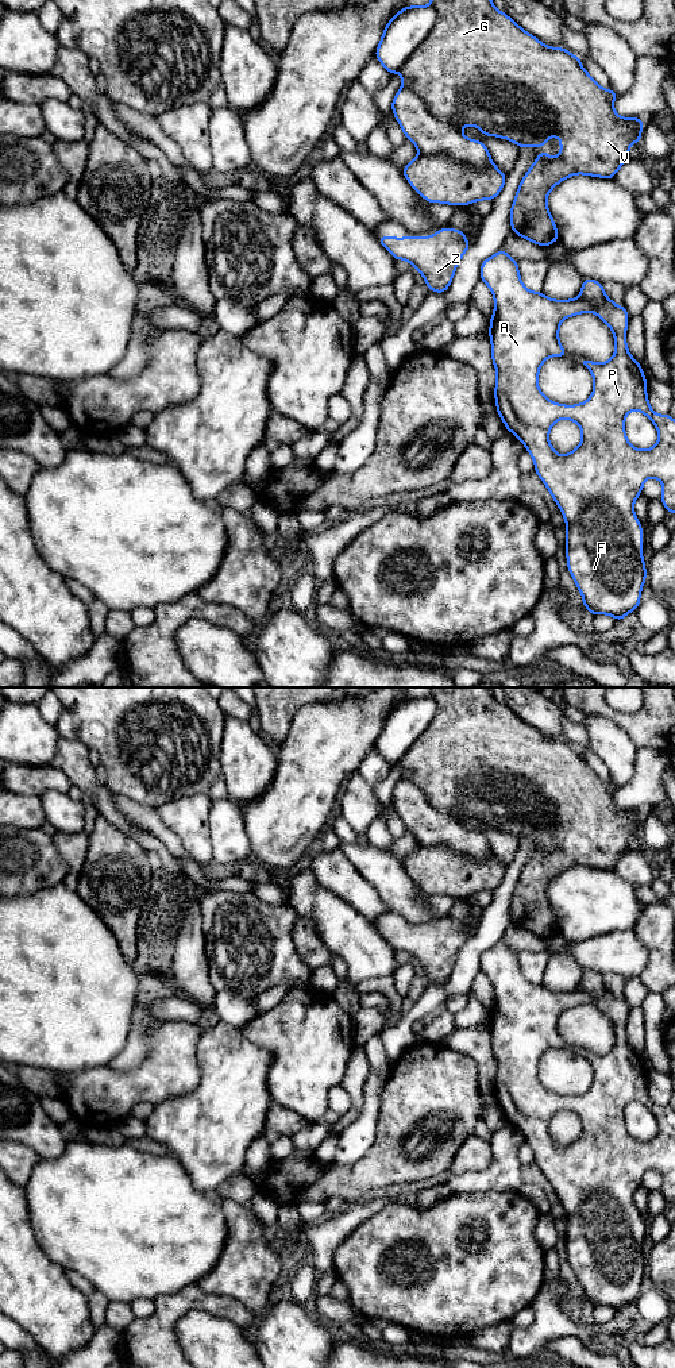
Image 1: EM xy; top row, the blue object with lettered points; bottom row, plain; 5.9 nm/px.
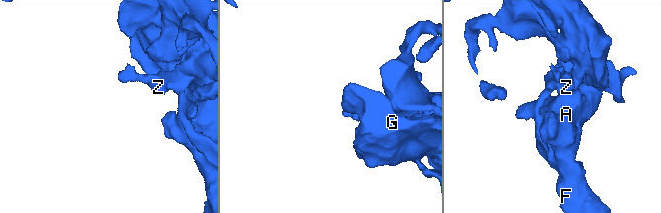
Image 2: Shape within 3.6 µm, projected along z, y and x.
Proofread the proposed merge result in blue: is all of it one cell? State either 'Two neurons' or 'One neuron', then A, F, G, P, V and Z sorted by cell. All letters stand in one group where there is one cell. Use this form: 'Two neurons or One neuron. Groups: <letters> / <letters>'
Two neurons. Groups: A F P / G V Z

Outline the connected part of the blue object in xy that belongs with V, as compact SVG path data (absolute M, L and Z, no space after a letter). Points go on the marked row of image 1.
M432 0L432 5L437 11L437 20L420 46L400 68L398 72L402 77L401 90L416 93L437 119L454 126L458 131L460 131L464 126L475 126L482 131L483 135L512 140L520 149L531 146L533 150L537 144L543 147L549 140L551 135L555 135L560 139L560 155L558 158L552 158L548 153L540 153L536 157L535 163L528 169L526 174L521 180L510 208L512 231L541 247L547 247L559 240L556 224L547 207L548 193L560 181L574 174L586 174L613 180L617 170L629 158L629 146L640 142L644 120L640 117L618 116L613 108L613 101L618 97L618 95L612 88L609 90L601 88L598 82L585 70L579 57L571 54L563 47L551 47L543 45L536 36L522 30L505 12L498 11L491 0Z

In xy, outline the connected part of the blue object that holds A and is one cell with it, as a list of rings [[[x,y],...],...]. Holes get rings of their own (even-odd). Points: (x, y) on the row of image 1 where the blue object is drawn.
[[[501,248],[493,257],[485,259],[481,263],[481,281],[483,281],[490,288],[494,296],[494,313],[490,319],[489,335],[490,335],[490,342],[491,342],[491,358],[493,358],[493,363],[494,363],[495,373],[497,373],[497,382],[495,382],[495,389],[494,389],[497,413],[501,416],[506,429],[512,432],[513,435],[516,435],[524,443],[526,451],[533,458],[536,474],[548,488],[552,498],[555,500],[560,512],[564,516],[566,529],[567,529],[567,537],[566,537],[567,567],[571,573],[571,577],[576,587],[582,593],[582,597],[583,597],[582,604],[586,606],[586,609],[593,616],[609,614],[614,617],[617,621],[624,620],[624,617],[628,613],[634,612],[637,609],[641,601],[640,600],[641,589],[647,579],[645,562],[643,559],[644,554],[640,551],[640,547],[644,546],[643,528],[640,525],[637,516],[633,512],[634,501],[641,494],[643,485],[647,478],[653,477],[662,482],[663,493],[660,496],[660,500],[666,508],[666,513],[667,512],[675,513],[675,420],[670,416],[670,413],[657,415],[649,406],[648,396],[647,396],[647,378],[641,370],[641,365],[629,354],[628,347],[626,347],[626,327],[628,327],[629,316],[628,316],[625,307],[617,305],[608,296],[605,297],[602,304],[595,305],[582,297],[572,298],[572,300],[552,300],[544,296],[543,292],[531,292],[529,289],[525,288],[525,285],[522,284],[520,278],[518,262],[512,259],[504,248]],[[586,312],[594,312],[602,321],[605,321],[612,328],[614,342],[616,342],[616,351],[612,359],[605,363],[583,361],[583,365],[590,370],[594,378],[594,389],[589,400],[578,405],[562,405],[562,404],[552,402],[539,389],[537,378],[539,378],[540,367],[548,357],[568,357],[568,352],[562,347],[559,342],[559,325],[564,319],[571,317],[574,315],[586,313]],[[632,411],[639,411],[644,413],[657,428],[659,439],[655,447],[649,450],[639,450],[628,442],[628,438],[625,435],[625,416]],[[562,419],[568,419],[568,420],[575,421],[582,431],[580,444],[564,456],[560,456],[555,451],[555,448],[551,446],[549,439],[548,439],[551,427]]]

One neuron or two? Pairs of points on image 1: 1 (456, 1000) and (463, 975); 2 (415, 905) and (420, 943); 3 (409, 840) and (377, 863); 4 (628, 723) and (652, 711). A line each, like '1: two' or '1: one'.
1: two
2: two
3: two
4: one

